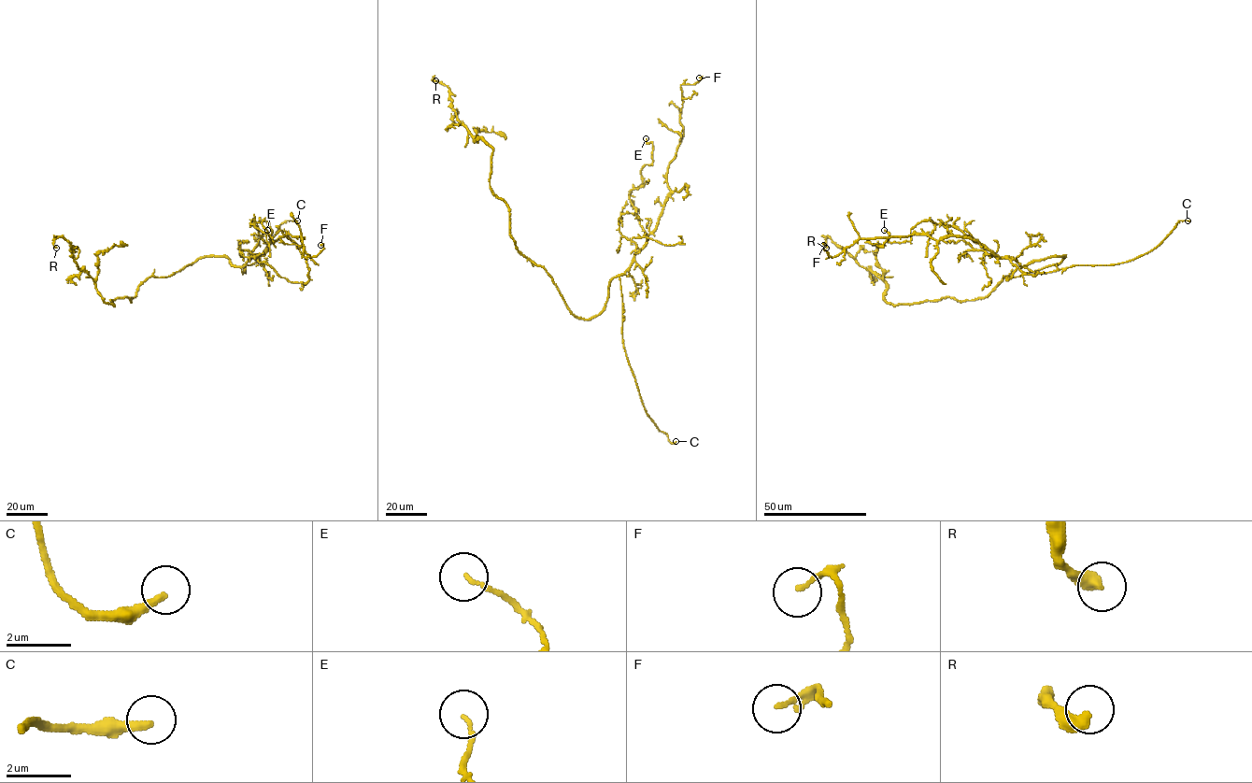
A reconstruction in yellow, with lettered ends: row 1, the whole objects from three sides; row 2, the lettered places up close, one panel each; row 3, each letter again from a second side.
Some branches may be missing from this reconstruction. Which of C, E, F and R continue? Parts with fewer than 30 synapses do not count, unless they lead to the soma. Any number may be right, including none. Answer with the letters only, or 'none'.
C

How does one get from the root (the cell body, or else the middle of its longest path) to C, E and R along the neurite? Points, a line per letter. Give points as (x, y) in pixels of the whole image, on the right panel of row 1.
C: (1058, 263), (1065, 256), (1033, 260), (1023, 267), (1046, 273), (1123, 263), (1155, 249), (1179, 220), (1187, 220)
E: (1058, 263), (1065, 256), (1021, 266), (952, 226), (930, 220), (911, 230), (909, 241), (889, 242), (884, 230)
R: (1058, 263), (1005, 277), (983, 297), (894, 306), (885, 301), (883, 280), (829, 236), (826, 248)

